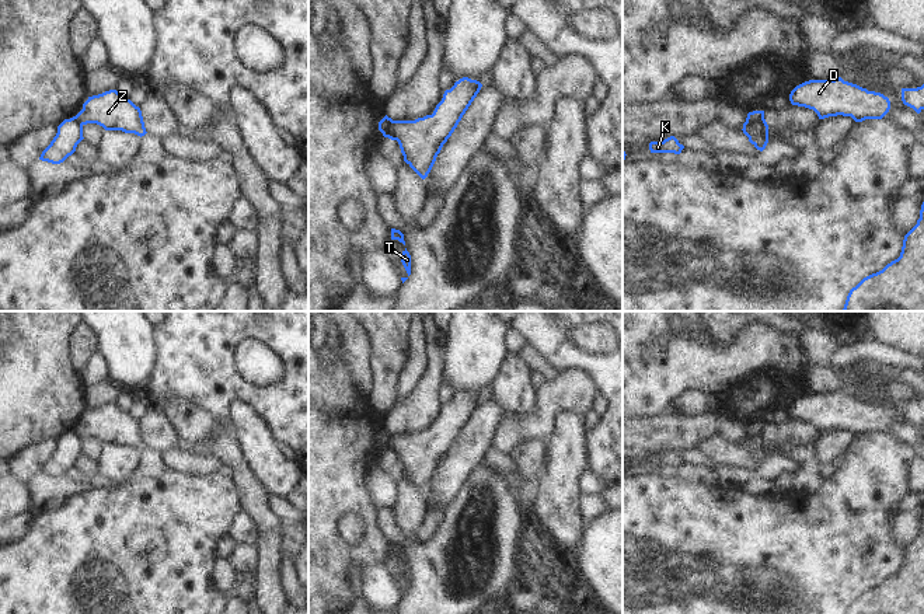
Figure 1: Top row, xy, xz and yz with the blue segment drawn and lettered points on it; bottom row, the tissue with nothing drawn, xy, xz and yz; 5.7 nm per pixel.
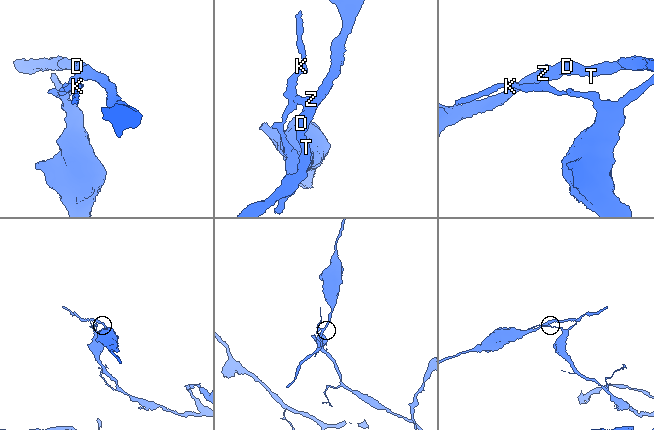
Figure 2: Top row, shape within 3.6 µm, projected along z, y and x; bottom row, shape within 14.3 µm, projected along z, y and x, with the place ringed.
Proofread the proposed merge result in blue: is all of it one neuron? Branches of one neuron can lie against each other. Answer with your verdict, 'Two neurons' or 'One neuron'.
Two neurons

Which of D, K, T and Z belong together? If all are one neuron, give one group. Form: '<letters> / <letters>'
D T Z / K

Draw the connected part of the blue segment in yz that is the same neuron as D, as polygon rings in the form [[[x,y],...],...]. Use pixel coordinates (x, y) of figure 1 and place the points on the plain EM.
[[[841,391],[805,395],[791,405],[789,415],[813,423],[819,433],[843,429],[862,436],[882,433],[890,423],[890,415],[883,408],[868,405]]]

